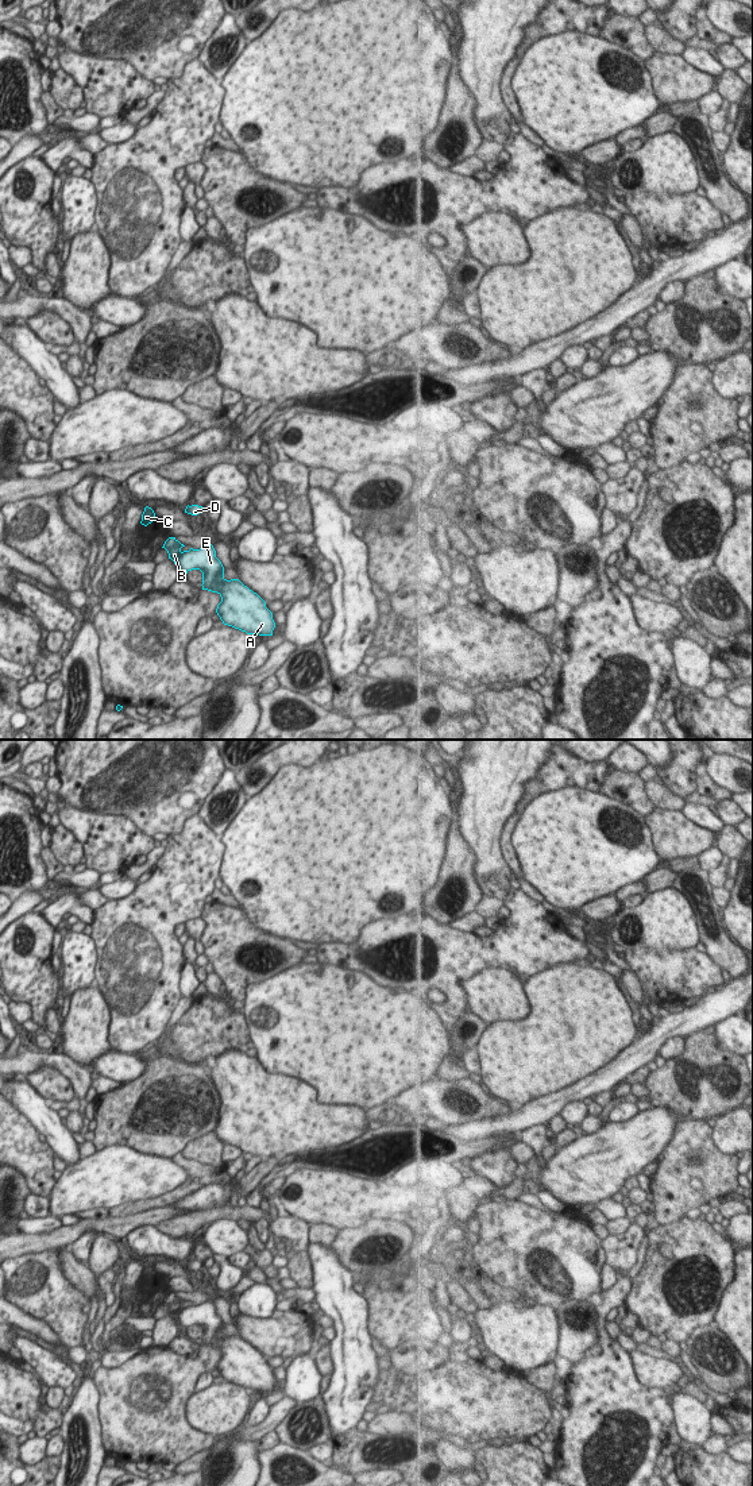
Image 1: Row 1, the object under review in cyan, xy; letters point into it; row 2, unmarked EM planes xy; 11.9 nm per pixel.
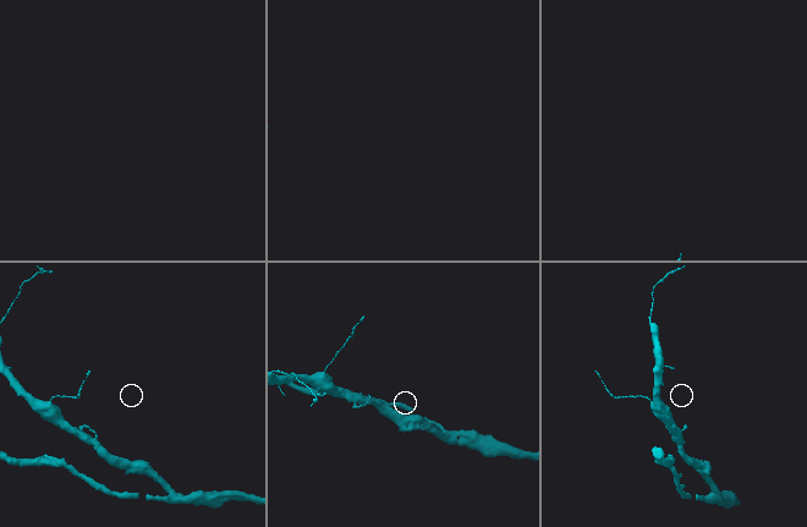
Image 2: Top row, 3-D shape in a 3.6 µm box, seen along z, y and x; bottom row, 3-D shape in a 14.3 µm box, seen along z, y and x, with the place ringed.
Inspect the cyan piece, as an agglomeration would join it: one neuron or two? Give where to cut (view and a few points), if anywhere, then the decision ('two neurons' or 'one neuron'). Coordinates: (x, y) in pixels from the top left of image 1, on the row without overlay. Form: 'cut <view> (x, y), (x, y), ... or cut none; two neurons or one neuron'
cut xy (150, 1263), (145, 1266); two neurons

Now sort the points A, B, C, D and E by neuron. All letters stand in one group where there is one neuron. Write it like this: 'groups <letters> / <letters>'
groups A B C E / D

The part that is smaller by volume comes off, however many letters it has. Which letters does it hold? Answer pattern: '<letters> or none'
D

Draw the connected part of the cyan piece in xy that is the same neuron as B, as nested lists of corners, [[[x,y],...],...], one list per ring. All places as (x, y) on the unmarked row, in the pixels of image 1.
[[[169,1293],[162,1304],[167,1306],[169,1315],[179,1323],[182,1329],[192,1325],[202,1328],[202,1346],[217,1348],[221,1352],[216,1369],[224,1381],[247,1390],[273,1392],[275,1378],[266,1358],[239,1335],[227,1336],[224,1333],[224,1323],[216,1313],[212,1300],[184,1308],[182,1302],[185,1301],[175,1293]]]

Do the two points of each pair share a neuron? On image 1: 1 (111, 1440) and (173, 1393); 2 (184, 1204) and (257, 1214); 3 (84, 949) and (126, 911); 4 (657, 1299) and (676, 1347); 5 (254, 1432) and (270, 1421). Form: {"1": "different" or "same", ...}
{"1": "same", "2": "different", "3": "different", "4": "different", "5": "same"}

